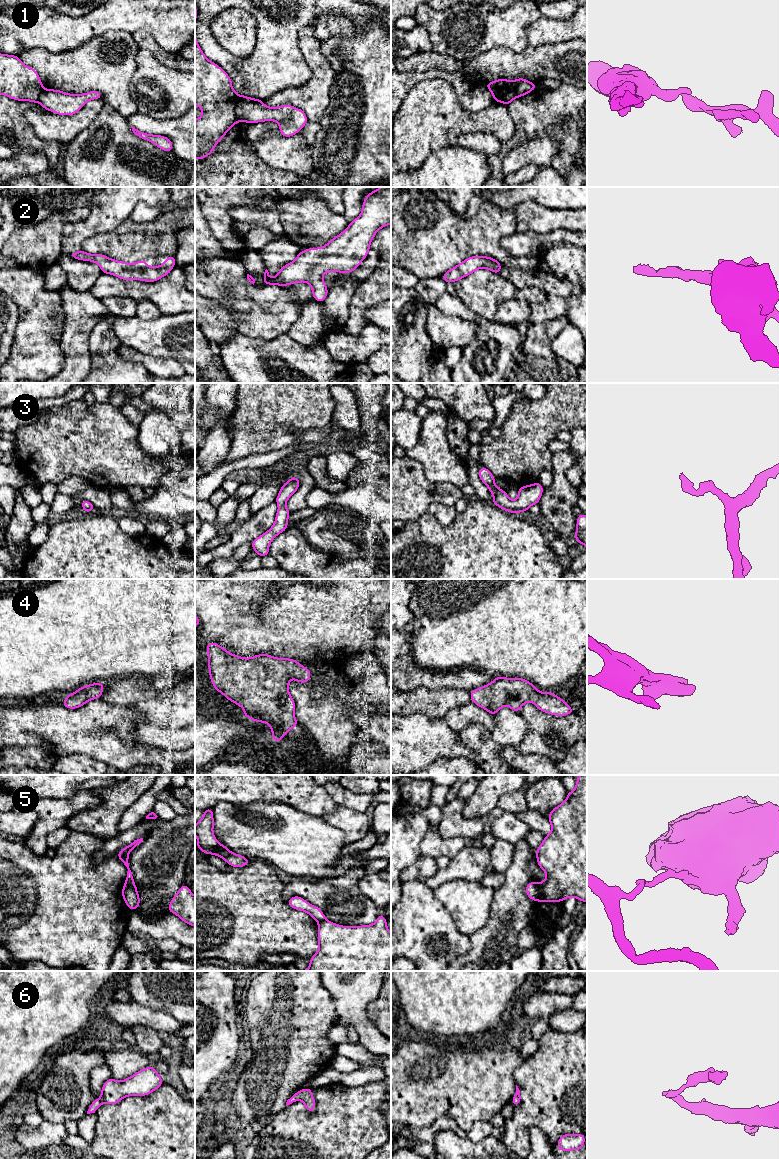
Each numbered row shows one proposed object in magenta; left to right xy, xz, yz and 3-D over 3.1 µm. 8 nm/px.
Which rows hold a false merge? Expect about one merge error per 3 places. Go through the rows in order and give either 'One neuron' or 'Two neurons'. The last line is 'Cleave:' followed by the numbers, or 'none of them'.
1: Two neurons
2: One neuron
3: One neuron
4: One neuron
5: Two neurons
6: One neuron
Cleave: 1, 5

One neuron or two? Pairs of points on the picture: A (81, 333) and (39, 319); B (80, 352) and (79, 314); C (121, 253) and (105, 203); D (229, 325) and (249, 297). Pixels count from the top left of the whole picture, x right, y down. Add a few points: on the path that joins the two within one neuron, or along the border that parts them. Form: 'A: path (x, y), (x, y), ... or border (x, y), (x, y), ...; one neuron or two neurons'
A: border (61, 304), (62, 350); two neurons
B: path (79, 343), (79, 323); one neuron
C: border (125, 219), (114, 229), (106, 233); two neurons
D: border (222, 308), (232, 317), (239, 332); two neurons

